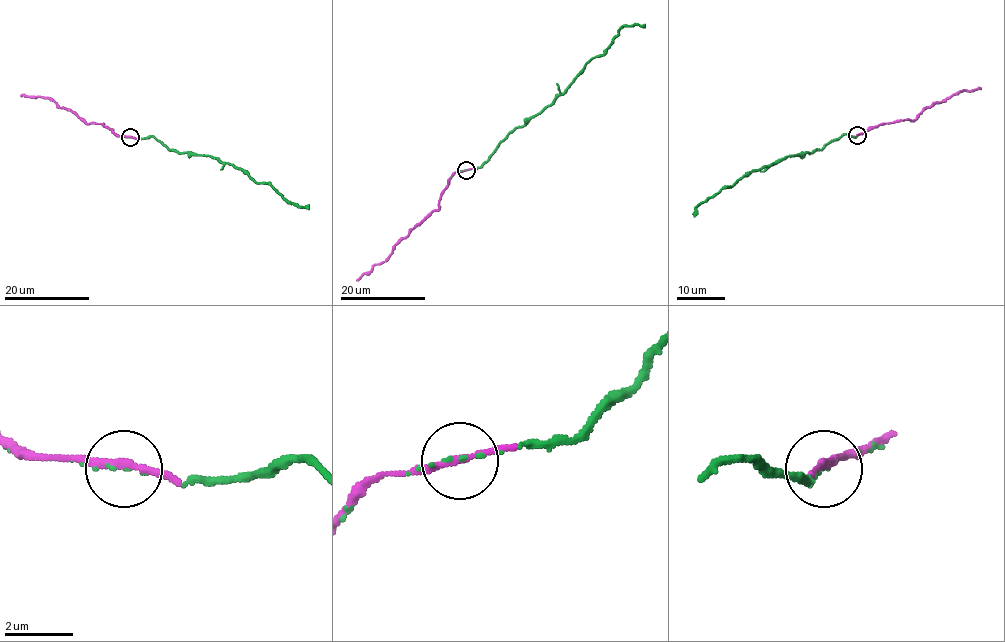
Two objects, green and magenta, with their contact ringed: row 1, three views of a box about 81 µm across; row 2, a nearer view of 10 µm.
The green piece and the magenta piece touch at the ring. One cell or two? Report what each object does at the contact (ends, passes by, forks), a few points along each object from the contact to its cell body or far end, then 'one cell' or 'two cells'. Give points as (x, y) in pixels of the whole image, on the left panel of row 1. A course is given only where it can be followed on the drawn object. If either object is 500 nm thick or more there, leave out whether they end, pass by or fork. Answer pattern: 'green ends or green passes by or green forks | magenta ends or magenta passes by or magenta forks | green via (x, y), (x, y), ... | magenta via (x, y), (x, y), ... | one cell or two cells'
green ends | magenta passes by | green via (130, 137), (152, 136), (168, 149), (212, 156), (244, 170), (257, 182), (268, 183), (286, 200), (308, 205) | magenta via (130, 137), (120, 136), (102, 123), (86, 123), (49, 98), (21, 96) | one cell

